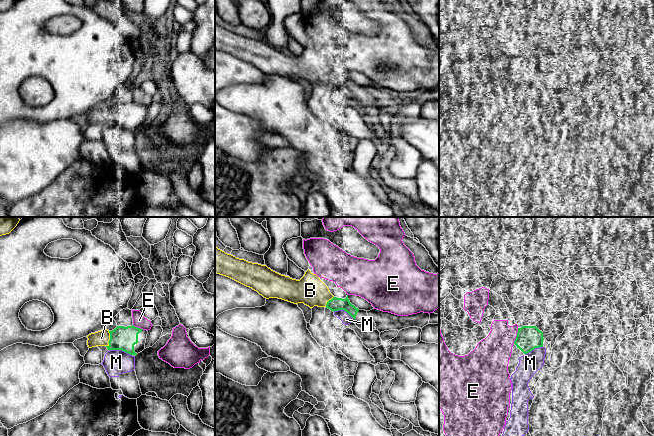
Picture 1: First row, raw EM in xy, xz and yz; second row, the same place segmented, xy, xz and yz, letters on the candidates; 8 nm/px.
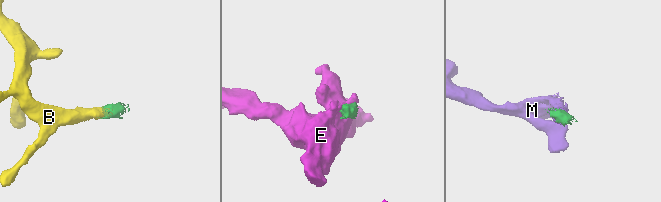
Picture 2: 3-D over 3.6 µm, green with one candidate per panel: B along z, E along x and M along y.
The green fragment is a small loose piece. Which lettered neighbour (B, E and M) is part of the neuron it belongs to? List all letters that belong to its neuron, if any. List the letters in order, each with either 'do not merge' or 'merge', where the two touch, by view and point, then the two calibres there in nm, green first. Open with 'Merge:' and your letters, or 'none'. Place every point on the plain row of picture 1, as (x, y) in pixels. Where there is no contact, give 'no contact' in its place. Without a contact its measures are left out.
Merge: B
B: merge; meets green in xy at (110, 115); 190 nm thick on the green side, 130 nm on the other
E: do not merge; meets green in yz at (516, 112); 200 nm thick on the green side, 280 nm on the other
M: do not merge; meets green in xy at (120, 125); 190 nm thick on the green side, 200 nm on the other

